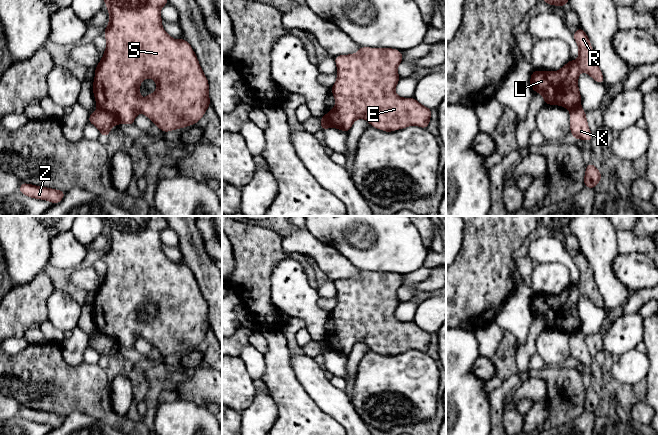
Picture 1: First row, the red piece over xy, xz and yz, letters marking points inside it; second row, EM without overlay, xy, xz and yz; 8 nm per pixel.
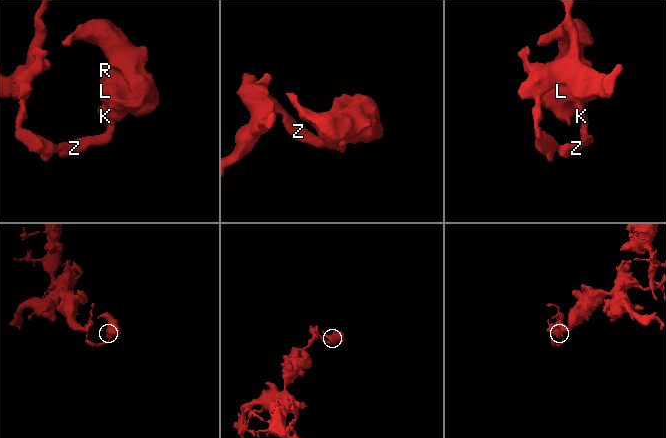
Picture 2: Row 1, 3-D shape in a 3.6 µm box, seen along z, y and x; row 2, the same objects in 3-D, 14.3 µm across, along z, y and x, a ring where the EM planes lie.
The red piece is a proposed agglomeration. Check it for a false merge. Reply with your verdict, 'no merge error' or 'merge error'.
merge error

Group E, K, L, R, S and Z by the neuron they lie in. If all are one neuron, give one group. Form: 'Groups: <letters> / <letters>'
Groups: E L R S / K Z

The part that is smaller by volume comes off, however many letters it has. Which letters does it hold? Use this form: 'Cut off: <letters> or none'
Cut off: E, L, R, S

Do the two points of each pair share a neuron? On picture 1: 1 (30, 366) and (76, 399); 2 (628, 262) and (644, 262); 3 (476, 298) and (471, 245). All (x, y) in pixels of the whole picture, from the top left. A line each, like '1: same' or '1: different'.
1: same
2: same
3: same

